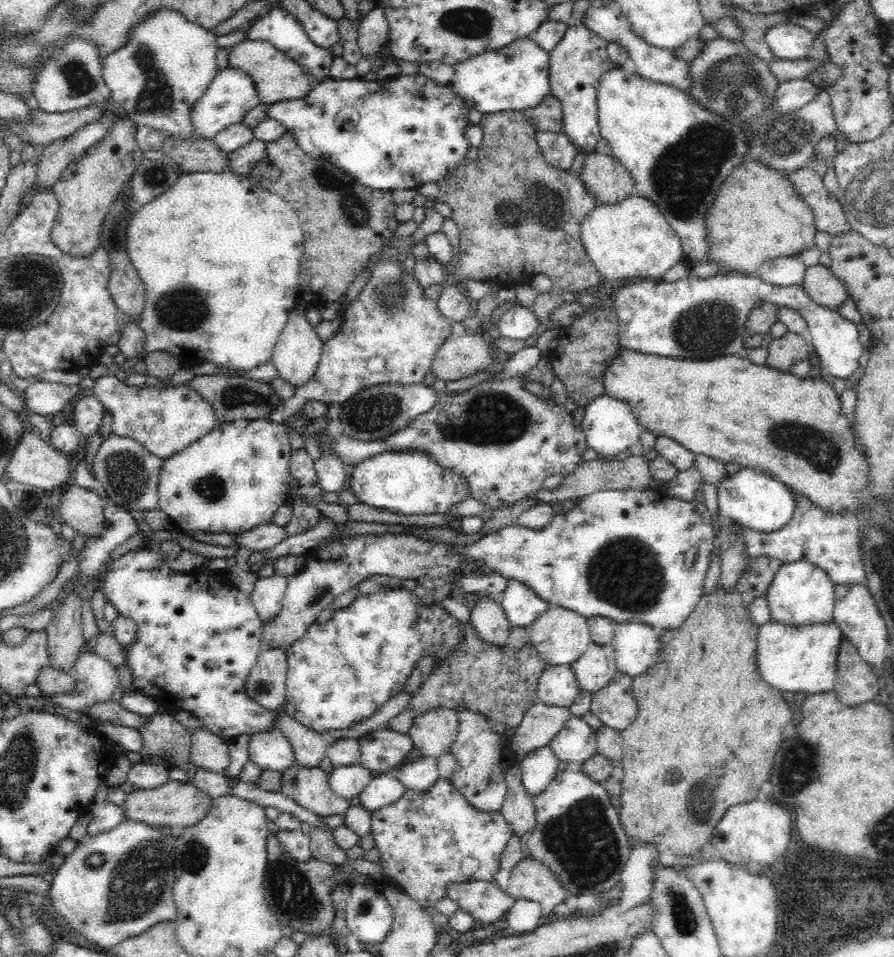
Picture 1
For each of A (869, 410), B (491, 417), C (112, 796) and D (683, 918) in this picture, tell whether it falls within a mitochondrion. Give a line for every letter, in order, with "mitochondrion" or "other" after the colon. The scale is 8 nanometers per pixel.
A: other
B: mitochondrion
C: other
D: mitochondrion

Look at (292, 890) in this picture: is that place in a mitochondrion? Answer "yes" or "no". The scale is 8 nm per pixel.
yes

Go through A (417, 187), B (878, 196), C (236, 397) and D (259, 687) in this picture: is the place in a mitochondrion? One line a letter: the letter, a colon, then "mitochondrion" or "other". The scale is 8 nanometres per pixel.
A: other
B: mitochondrion
C: mitochondrion
D: mitochondrion

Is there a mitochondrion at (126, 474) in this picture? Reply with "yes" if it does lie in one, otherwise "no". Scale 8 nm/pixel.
yes

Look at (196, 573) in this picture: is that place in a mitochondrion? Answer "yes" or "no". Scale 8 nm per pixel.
no

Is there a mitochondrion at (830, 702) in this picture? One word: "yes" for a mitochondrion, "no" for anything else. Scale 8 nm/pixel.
no

